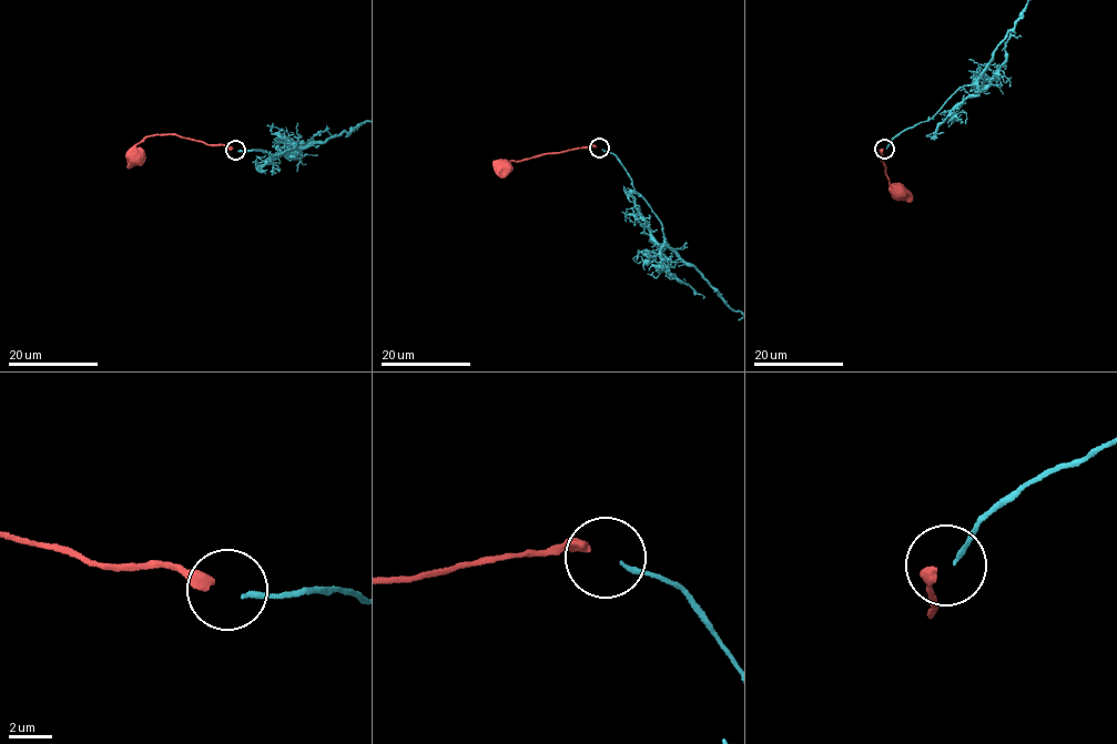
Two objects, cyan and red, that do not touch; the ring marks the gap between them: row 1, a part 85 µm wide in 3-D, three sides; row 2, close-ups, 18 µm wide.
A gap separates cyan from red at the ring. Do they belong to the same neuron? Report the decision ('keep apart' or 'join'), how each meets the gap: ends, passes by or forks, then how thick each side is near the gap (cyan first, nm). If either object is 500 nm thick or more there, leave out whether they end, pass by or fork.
join; cyan ends; red ends; calibres 220 and 480 nm

